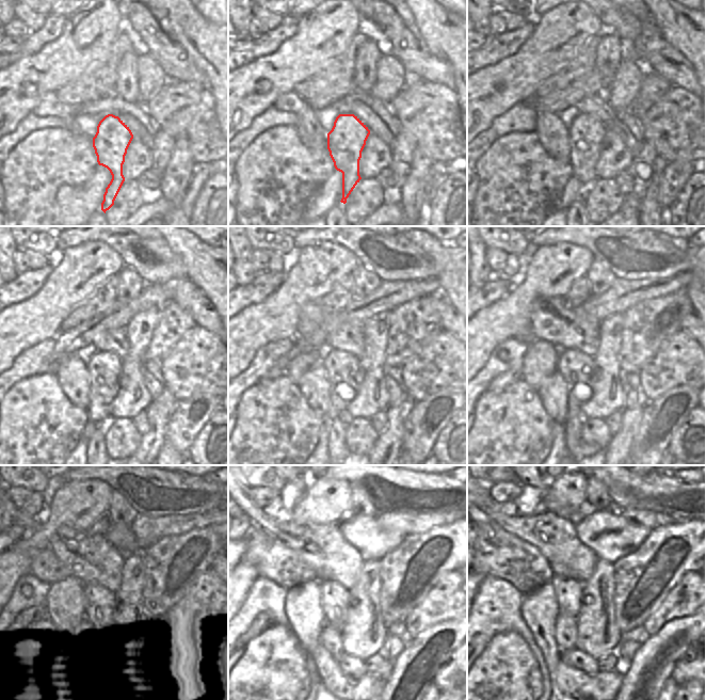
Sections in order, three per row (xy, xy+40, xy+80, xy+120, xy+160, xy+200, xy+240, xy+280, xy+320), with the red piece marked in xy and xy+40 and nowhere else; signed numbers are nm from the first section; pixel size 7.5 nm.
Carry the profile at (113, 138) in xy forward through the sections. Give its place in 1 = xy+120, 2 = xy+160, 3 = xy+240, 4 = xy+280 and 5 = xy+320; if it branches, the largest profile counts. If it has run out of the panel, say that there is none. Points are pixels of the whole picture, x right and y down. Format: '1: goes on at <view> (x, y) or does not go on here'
1: goes on at xy+120 (105, 368)
2: goes on at xy+160 (343, 371)
3: goes on at xy+240 (98, 604)
4: goes on at xy+280 (335, 598)
5: goes on at xy+320 (568, 592)

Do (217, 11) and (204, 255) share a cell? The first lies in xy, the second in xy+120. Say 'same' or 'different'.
different

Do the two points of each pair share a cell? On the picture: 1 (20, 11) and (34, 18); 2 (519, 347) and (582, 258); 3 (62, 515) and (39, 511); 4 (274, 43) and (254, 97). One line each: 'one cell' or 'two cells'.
1: one cell
2: two cells
3: two cells
4: two cells

